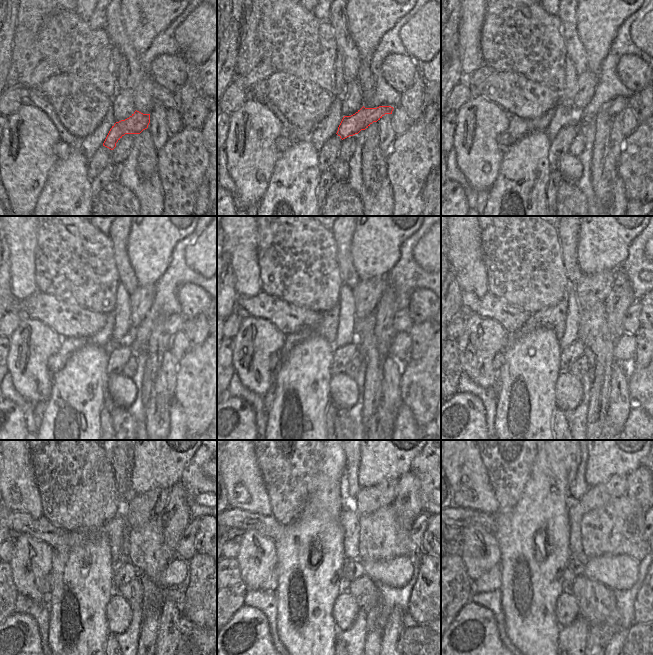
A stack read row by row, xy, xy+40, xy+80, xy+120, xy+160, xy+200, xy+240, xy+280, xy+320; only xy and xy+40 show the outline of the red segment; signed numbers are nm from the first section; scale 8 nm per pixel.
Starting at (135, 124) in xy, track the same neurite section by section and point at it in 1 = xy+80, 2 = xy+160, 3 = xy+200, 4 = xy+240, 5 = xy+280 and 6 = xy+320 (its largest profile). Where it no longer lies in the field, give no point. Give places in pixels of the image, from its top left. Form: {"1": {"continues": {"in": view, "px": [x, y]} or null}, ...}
{"1": {"continues": {"in": "xy+80", "px": [615, 106]}}, "2": {"continues": {"in": "xy+160", "px": [402, 322]}}, "3": {"continues": {"in": "xy+200", "px": [631, 323]}}, "4": {"continues": {"in": "xy+240", "px": [185, 549]}}, "5": {"continues": {"in": "xy+280", "px": [418, 528]}}, "6": {"continues": {"in": "xy+320", "px": [644, 517]}}}

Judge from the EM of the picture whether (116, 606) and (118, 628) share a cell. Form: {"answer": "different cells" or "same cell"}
{"answer": "same cell"}

